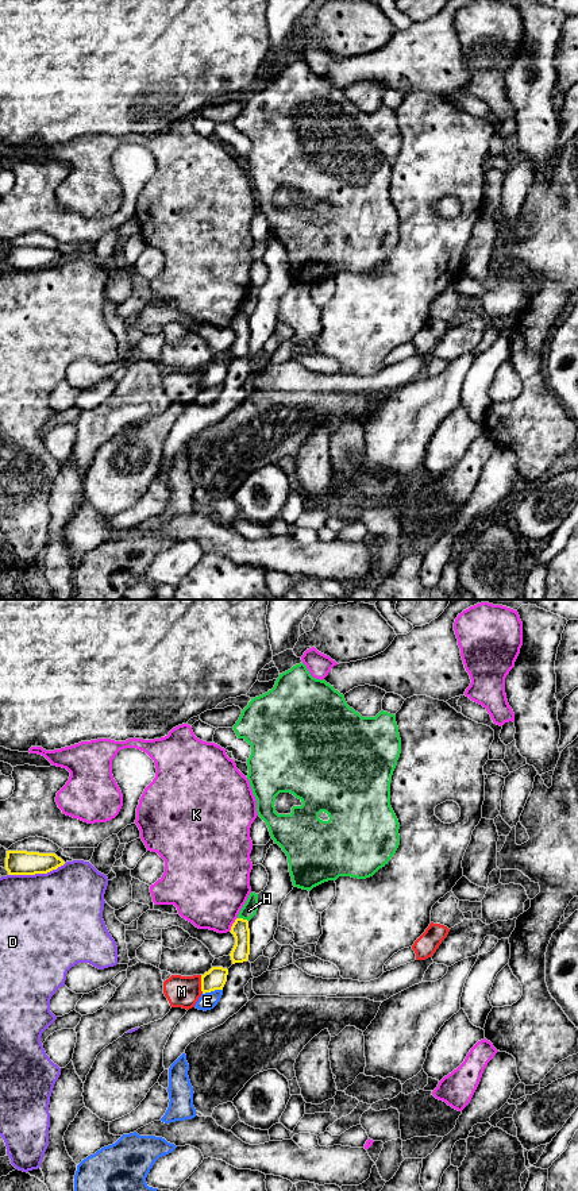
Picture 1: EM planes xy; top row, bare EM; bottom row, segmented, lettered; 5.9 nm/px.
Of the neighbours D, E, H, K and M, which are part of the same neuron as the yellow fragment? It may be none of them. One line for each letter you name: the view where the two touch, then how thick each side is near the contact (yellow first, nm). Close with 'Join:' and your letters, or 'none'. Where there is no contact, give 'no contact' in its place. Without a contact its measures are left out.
Join: none

